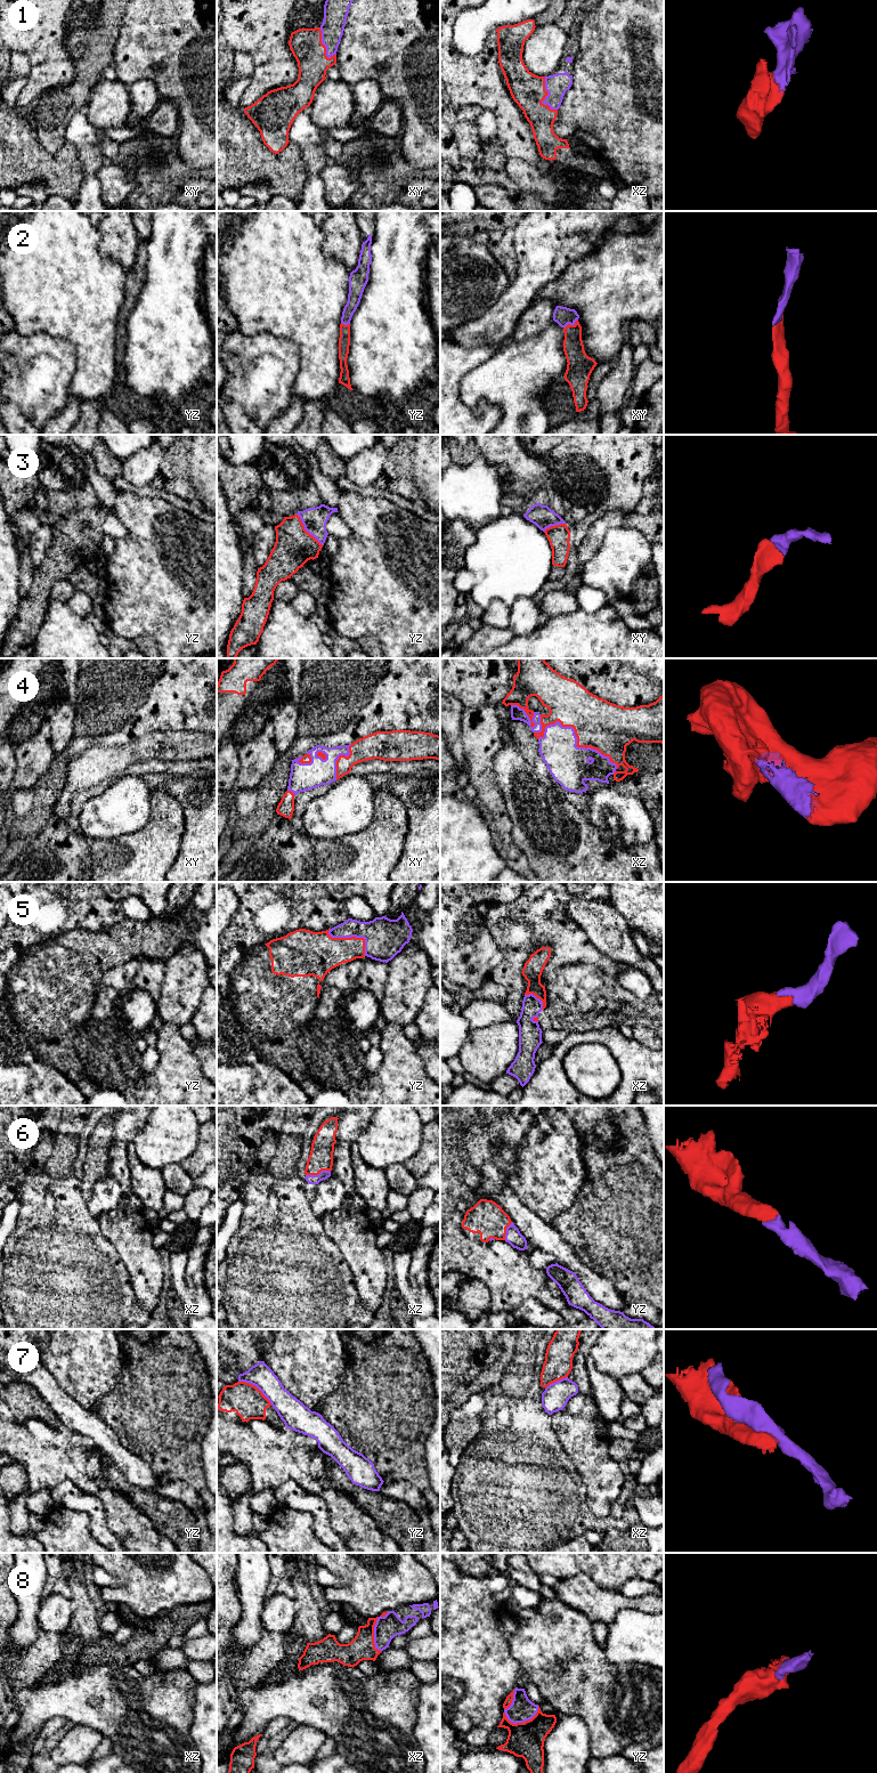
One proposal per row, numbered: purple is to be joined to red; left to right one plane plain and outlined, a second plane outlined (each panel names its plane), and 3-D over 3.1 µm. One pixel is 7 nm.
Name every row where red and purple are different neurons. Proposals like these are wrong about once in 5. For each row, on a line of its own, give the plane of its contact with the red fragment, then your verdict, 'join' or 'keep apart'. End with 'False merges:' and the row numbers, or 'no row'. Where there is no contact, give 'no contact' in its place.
1: meets red in xz; join
2: meets red in xy; join
3: meets red in yz; join
4: meets red in xz; join
5: meets red in yz; join
6: meets red in xz; join
7: meets red in yz; keep apart
8: meets red in xz; join
False merges: 7

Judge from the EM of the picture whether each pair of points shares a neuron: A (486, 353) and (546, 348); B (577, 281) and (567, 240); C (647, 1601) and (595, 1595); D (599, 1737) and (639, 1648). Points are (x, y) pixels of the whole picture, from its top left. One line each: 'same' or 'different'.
A: different
B: different
C: same
D: different

